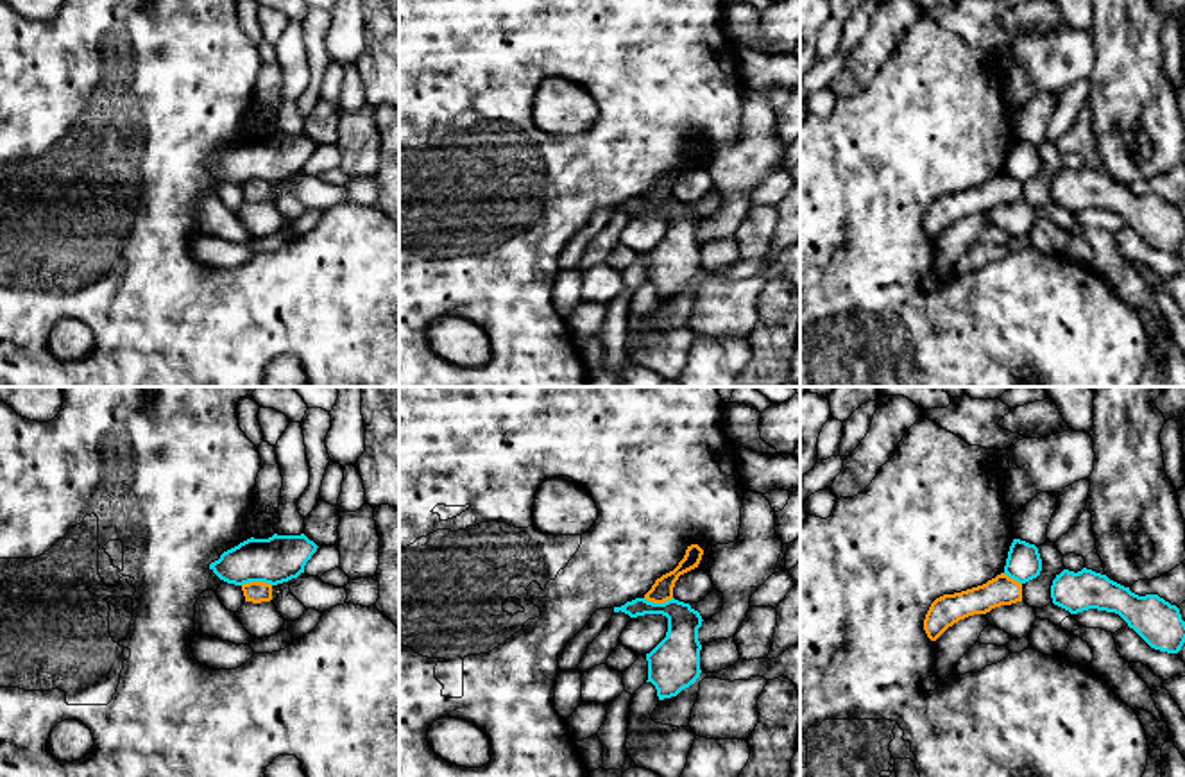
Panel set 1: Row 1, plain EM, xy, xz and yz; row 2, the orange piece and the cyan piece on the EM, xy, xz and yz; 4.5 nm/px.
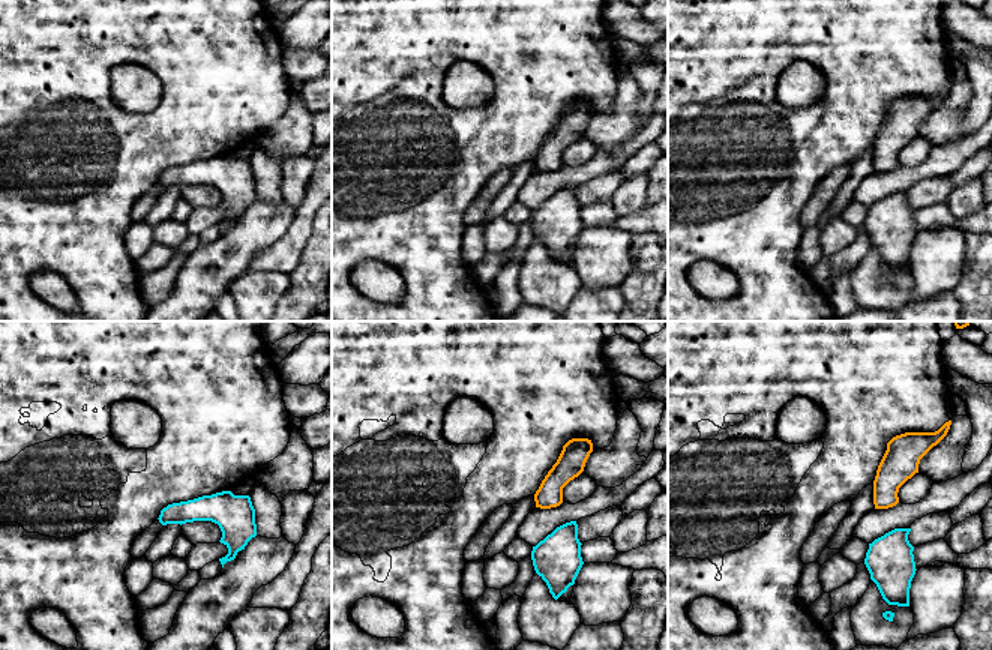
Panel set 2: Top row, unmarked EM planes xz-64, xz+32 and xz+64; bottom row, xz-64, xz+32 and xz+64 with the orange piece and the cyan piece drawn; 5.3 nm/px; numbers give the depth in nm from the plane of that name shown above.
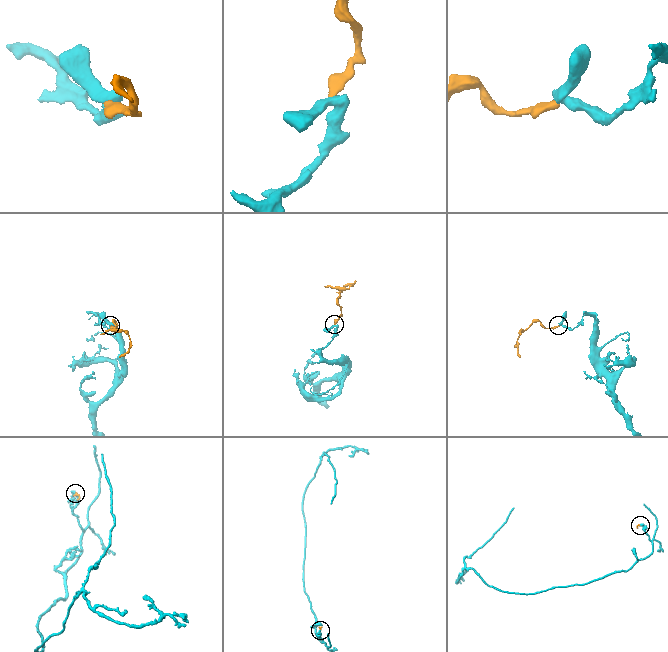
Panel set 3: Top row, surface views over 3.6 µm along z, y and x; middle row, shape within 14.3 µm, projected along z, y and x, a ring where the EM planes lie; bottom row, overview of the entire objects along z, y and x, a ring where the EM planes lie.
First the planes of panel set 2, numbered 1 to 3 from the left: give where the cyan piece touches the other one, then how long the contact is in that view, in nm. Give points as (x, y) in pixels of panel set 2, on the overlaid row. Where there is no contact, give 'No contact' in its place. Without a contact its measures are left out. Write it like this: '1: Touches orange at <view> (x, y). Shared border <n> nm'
1: No contact
2: No contact
3: No contact

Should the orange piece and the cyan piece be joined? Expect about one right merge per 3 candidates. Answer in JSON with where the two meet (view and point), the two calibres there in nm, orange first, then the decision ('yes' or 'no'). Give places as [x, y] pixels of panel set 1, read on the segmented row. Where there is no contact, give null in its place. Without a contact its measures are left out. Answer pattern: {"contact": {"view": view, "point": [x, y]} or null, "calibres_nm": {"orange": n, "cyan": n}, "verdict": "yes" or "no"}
{"contact": {"view": "xy", "point": [256, 582]}, "calibres_nm": {"orange": 100, "cyan": 220}, "verdict": "no"}

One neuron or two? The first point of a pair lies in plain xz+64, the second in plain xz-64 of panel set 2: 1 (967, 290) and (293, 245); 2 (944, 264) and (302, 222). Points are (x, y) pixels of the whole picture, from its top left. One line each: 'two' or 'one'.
1: two
2: one

